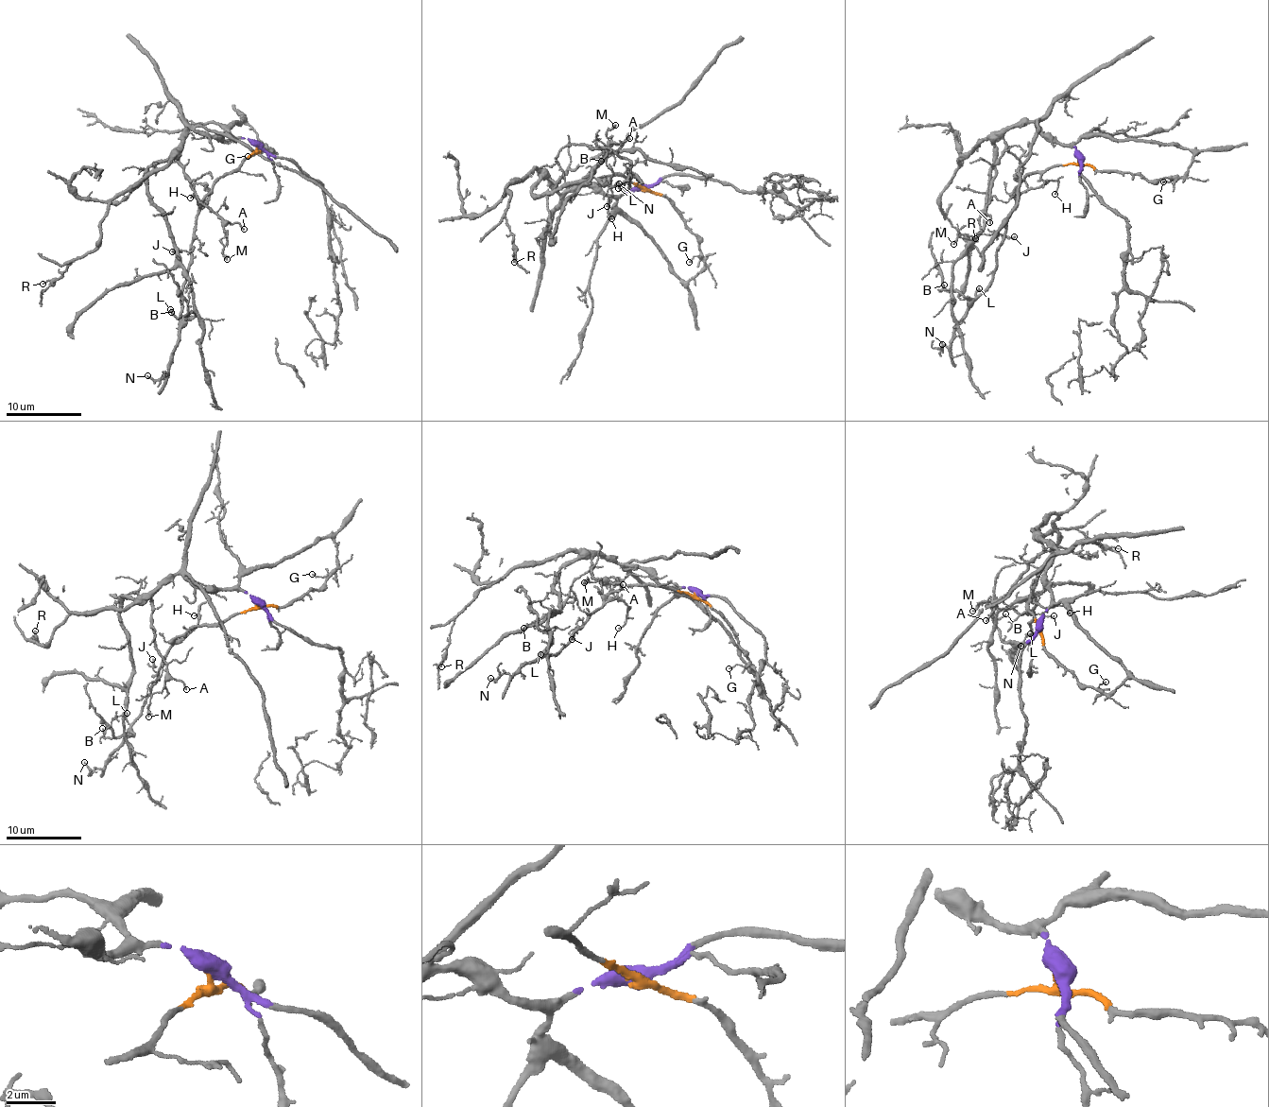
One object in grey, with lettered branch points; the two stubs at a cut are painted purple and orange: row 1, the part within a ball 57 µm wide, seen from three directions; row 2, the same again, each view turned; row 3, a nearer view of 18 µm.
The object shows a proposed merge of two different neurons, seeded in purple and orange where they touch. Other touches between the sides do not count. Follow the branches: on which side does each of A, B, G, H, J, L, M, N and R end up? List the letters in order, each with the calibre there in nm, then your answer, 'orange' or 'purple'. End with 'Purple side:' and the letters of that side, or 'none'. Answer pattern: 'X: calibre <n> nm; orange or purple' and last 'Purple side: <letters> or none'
A: calibre 130 nm; purple
B: calibre 110 nm; orange
G: calibre 140 nm; orange
H: calibre 110 nm; orange
J: calibre 140 nm; orange
L: calibre 170 nm; orange
M: calibre 160 nm; purple
N: calibre 130 nm; orange
R: calibre 100 nm; purple
Purple side: A, M, R

